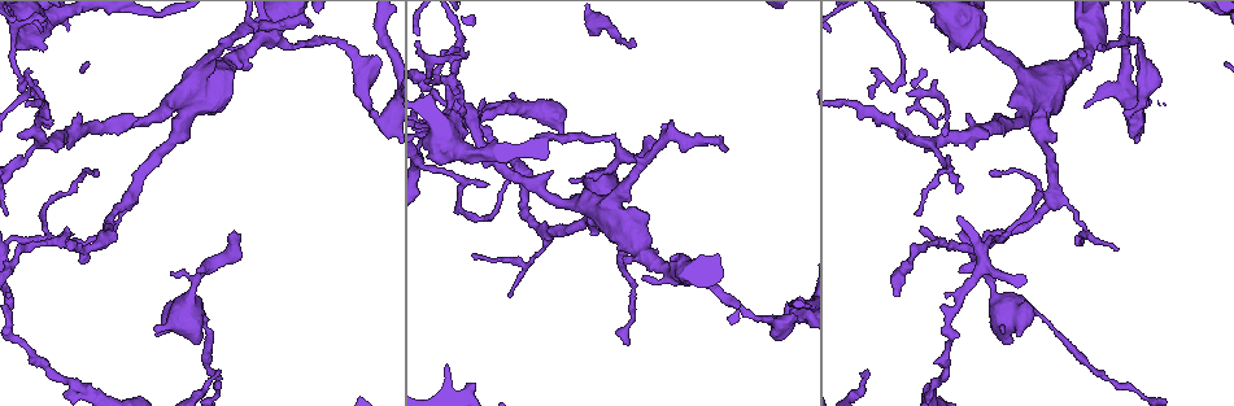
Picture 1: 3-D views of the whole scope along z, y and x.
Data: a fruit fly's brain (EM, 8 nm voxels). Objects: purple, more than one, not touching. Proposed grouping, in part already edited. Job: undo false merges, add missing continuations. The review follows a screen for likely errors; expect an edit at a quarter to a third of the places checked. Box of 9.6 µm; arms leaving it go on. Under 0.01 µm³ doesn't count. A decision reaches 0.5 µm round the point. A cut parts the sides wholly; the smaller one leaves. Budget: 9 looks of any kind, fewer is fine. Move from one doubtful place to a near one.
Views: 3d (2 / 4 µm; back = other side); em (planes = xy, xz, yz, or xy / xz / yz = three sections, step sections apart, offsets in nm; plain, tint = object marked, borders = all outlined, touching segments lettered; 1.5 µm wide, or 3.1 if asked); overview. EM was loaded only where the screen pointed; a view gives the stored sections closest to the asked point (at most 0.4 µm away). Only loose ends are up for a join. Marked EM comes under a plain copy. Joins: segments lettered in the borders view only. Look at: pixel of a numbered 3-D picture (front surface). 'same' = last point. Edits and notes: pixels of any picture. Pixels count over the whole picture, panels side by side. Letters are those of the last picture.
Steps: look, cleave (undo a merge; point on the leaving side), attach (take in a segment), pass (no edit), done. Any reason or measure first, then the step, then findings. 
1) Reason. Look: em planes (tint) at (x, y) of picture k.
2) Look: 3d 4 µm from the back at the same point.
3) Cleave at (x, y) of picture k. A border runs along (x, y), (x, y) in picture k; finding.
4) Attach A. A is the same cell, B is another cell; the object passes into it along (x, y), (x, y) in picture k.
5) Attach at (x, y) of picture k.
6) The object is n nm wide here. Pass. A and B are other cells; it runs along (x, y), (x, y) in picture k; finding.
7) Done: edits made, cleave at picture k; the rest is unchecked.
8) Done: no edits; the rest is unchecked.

Thick turns thin. Look: 3d 4 µm at (998, 299) of picture 1.

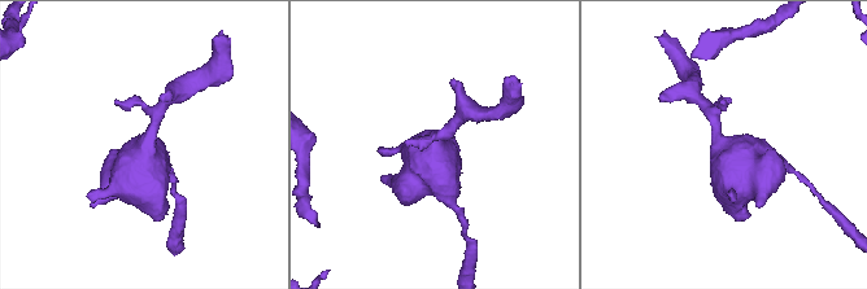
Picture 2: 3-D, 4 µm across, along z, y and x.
Shape alone is not enough. Look: em xz step 4 (tint) at (434, 143) of picture 2.

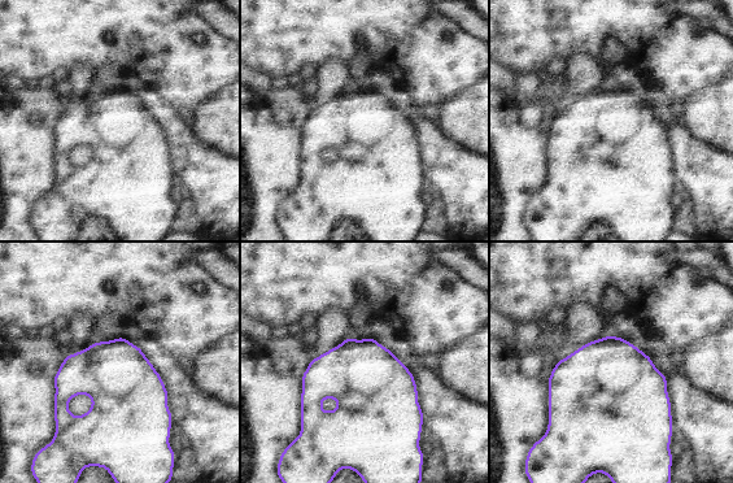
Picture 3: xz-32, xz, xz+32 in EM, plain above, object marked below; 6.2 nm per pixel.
Cut it another way. Look: em planes (borders) at the same point.

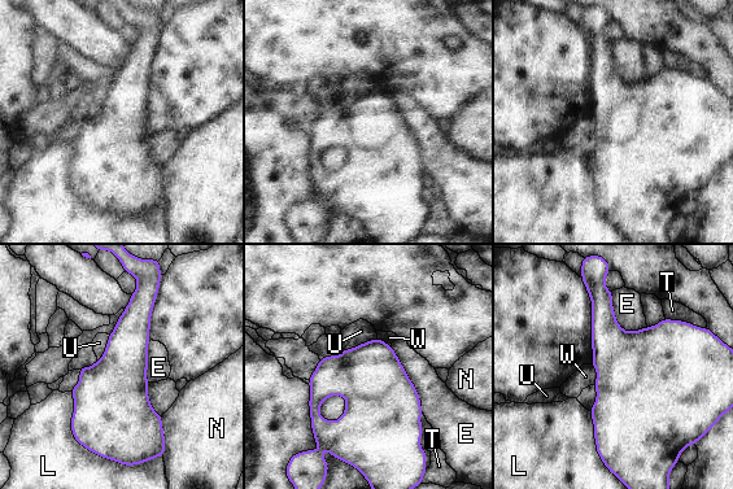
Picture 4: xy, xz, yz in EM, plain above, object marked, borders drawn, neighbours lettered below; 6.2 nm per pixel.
The object is 420 nm wide here. Pass. E, L, N, T, U and W are other cells; a border runs along (376, 337), (343, 349) in picture 4; all the same neuron.

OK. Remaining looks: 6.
Free end. Look: 3d 4 µm at (236, 233) of picture 1.

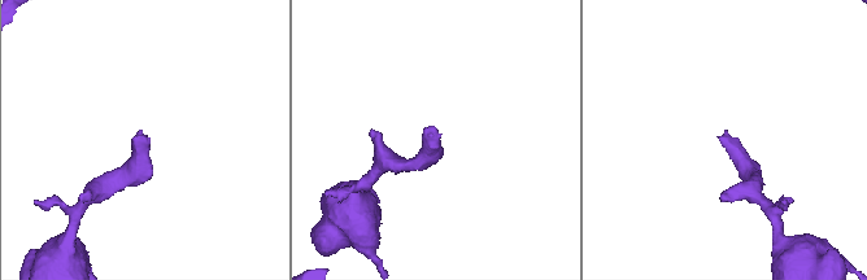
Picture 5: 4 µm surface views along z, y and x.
Look: em planes (tint) at (720, 137) of picture 5.

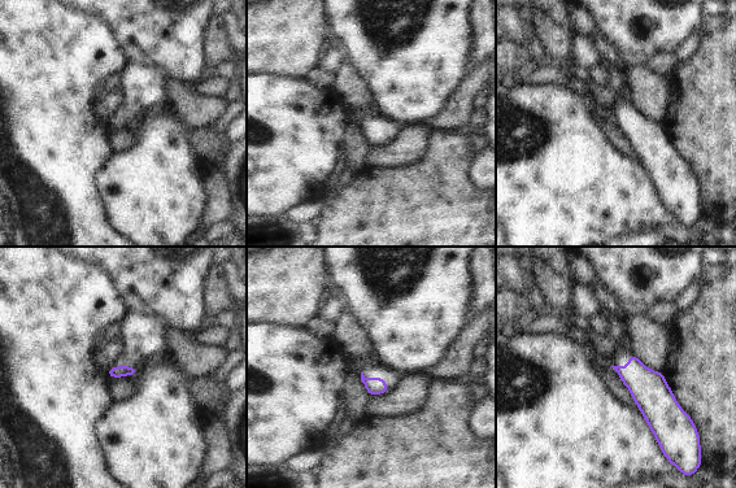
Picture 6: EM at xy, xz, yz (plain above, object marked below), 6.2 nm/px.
Look: em planes (borders) at the same point.

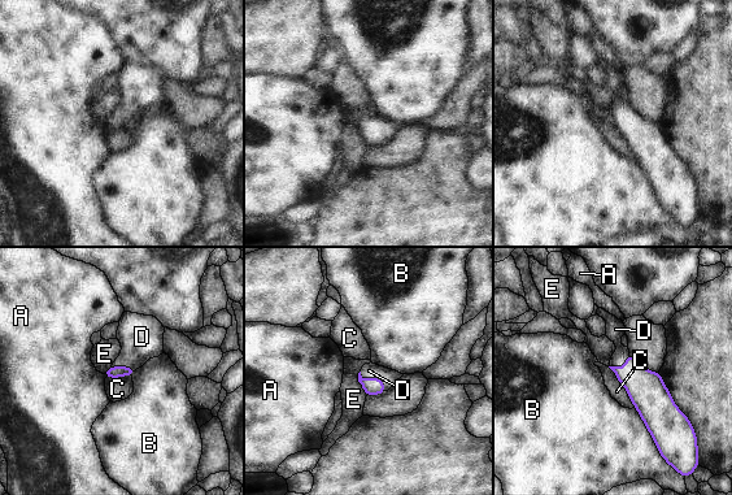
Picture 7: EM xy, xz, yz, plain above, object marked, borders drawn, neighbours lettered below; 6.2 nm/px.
The longest contact is with B, 320 nm. Attach D. D is the same cell, A, B, C and E are other cells; the object passes into it along (371, 386), (375, 378), (369, 370) in picture 7; it goes on there.

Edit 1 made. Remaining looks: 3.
Free end. Look: 3d 2 µm from the back at (313, 24) of picture 1.

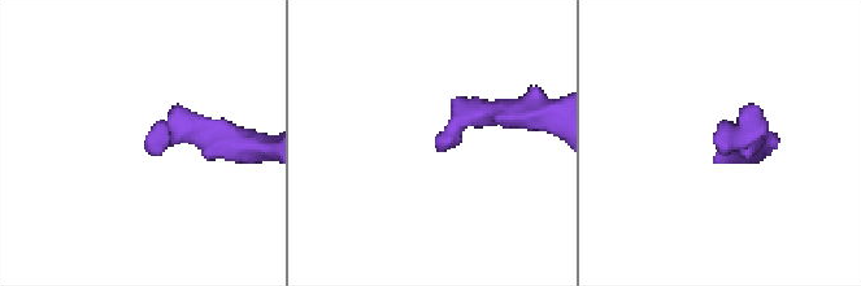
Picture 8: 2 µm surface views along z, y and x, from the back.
Need the tissue. Look: em xz step 8 (borders) at (145, 140) of picture 8.

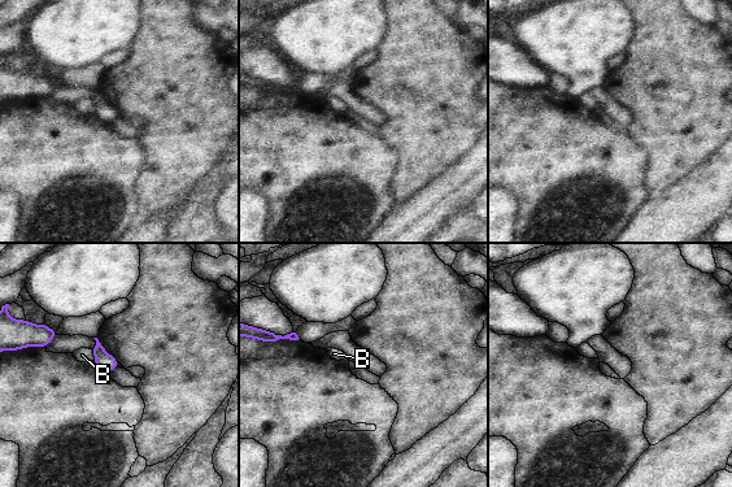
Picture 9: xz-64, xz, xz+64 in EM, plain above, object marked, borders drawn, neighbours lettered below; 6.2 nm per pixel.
Look: em yz step 4 (borders) at the same point.

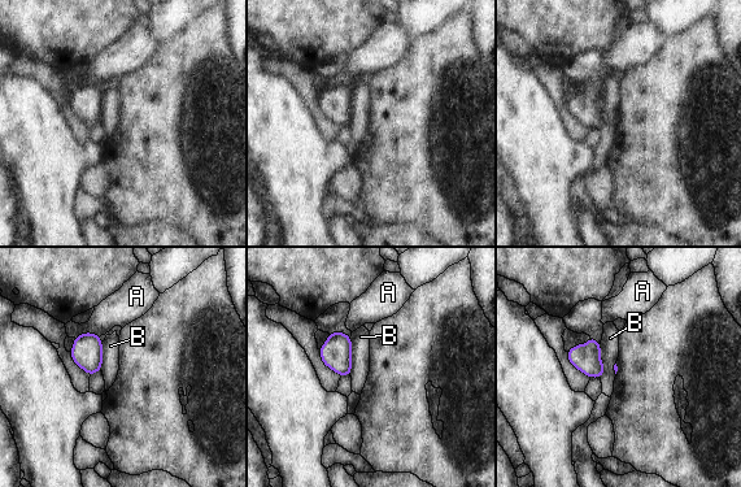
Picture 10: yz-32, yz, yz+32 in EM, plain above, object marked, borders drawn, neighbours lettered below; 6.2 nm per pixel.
Pass. A and B are other cells; a border runs along (349, 337), (351, 374) in picture 10; none of them fits.

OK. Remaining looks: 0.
Done: edits made, attach at picture 7; the rest is unchecked.

